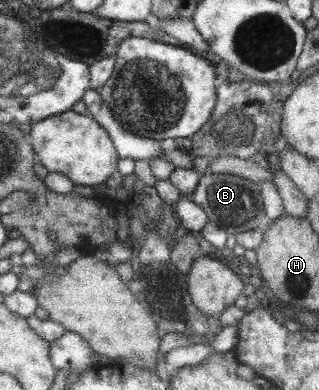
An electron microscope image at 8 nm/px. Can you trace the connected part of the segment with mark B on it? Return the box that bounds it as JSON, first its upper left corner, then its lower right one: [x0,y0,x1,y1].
[189,173,268,235]

